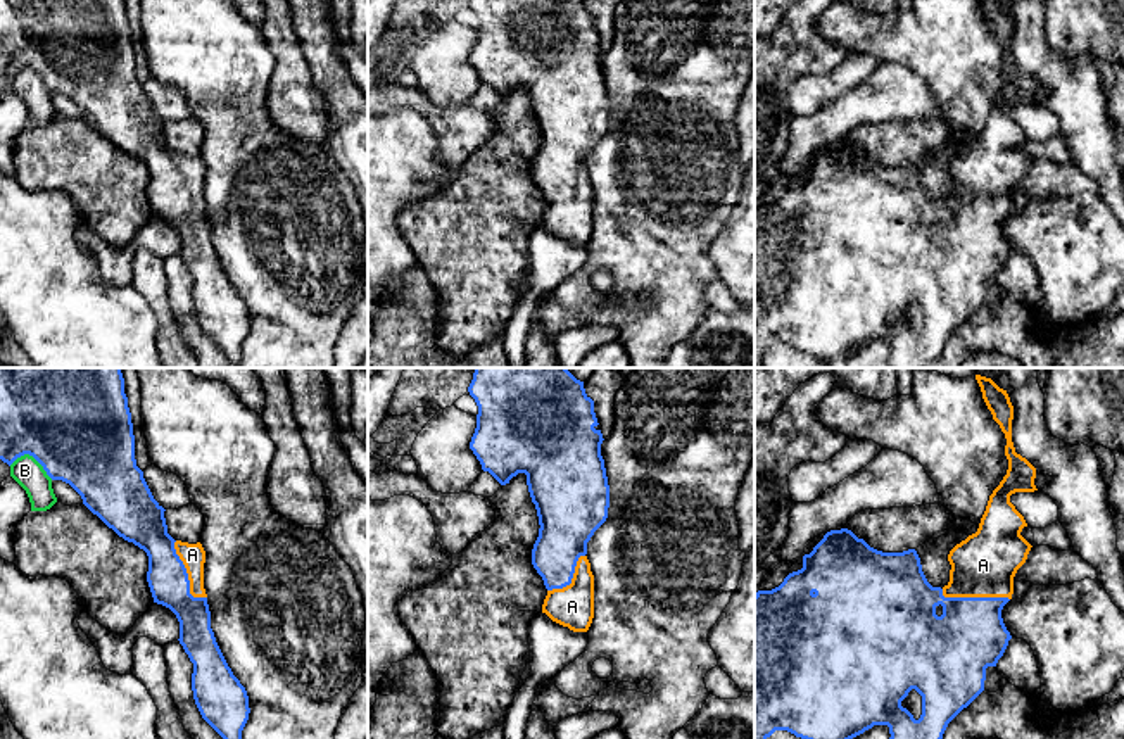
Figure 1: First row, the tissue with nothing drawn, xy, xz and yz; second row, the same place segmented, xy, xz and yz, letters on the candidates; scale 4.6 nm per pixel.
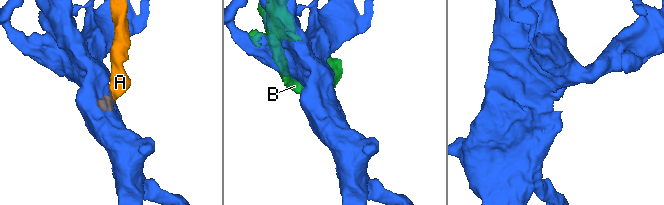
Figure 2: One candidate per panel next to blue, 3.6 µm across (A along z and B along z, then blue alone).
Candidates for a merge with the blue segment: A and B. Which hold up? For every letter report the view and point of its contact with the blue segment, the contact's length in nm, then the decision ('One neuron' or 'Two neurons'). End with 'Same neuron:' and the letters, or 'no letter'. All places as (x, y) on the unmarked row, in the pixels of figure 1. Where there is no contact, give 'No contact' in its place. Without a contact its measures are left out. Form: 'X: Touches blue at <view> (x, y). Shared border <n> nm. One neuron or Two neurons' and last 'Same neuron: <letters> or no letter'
A: Touches blue at yz (974, 211). Shared border 320 nm. One neuron
B: Touches blue at xy (31, 68). Shared border 220 nm. Two neurons
Same neuron: A

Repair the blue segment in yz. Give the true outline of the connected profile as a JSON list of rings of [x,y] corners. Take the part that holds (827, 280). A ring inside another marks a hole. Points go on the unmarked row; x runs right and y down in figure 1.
[[[981,0],[981,5],[988,22],[993,28],[993,33],[1005,47],[1005,69],[1008,73],[1008,83],[1000,98],[989,109],[977,145],[969,148],[950,164],[950,195],[943,202],[932,200],[927,195],[922,185],[920,171],[915,162],[908,162],[903,166],[882,166],[870,161],[863,152],[858,152],[851,143],[841,142],[827,145],[824,152],[813,161],[813,164],[803,169],[803,181],[789,186],[779,200],[772,204],[758,204],[755,207],[755,368],[761,368],[765,354],[775,344],[787,344],[796,351],[811,354],[817,359],[830,363],[839,356],[846,356],[863,347],[874,338],[889,340],[889,368],[924,368],[932,359],[939,357],[948,337],[984,304],[986,281],[996,280],[998,273],[1003,269],[1008,259],[1008,254],[1012,252],[1003,237],[1001,223],[1012,212],[1013,190],[1017,183],[1026,176],[1027,167],[1032,161],[1020,148],[1022,142],[1027,140],[1027,136],[1010,116],[1010,109],[1015,105],[1034,105],[1038,102],[1034,98],[1036,81],[1026,71],[1015,66],[1012,55],[1013,19],[1007,3],[1000,0]],[[912,302],[915,302],[922,309],[922,328],[919,333],[915,333],[913,328],[901,319],[901,314],[908,309]]]

